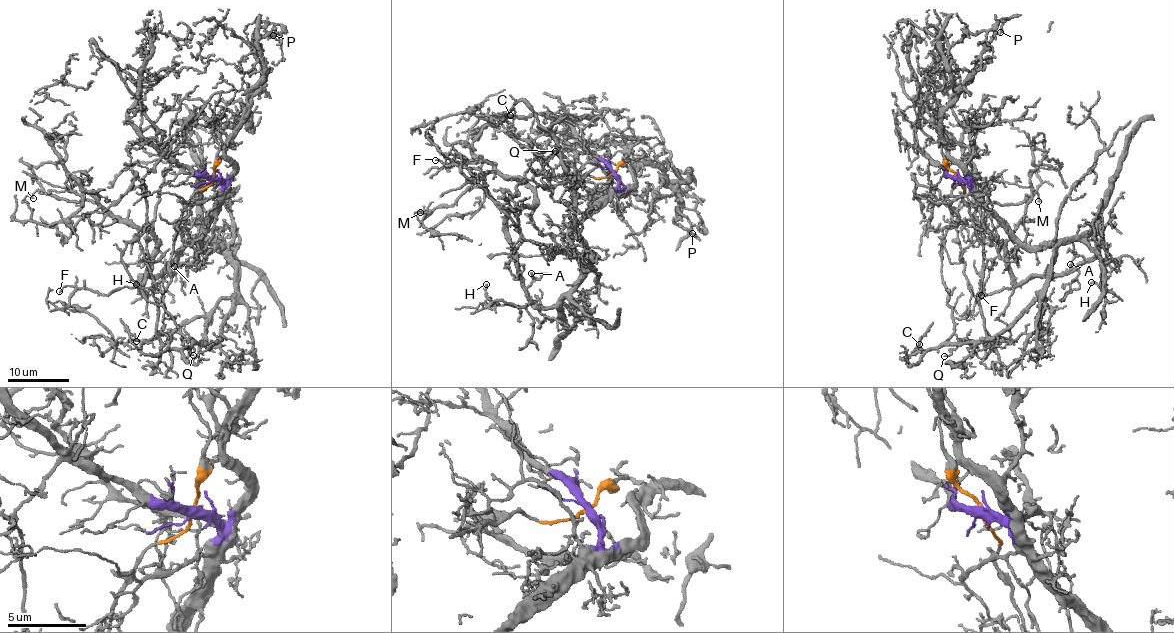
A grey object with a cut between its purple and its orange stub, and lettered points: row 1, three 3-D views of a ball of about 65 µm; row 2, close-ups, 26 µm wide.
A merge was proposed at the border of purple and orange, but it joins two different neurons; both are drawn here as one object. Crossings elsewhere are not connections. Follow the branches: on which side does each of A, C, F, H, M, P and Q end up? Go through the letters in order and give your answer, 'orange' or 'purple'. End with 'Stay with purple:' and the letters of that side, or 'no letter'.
A: purple
C: purple
F: purple
H: purple
M: purple
P: purple
Q: purple
Stay with purple: A, C, F, H, M, P, Q

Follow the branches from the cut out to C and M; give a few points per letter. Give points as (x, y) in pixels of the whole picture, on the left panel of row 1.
C: (214, 177), (218, 204), (201, 239), (231, 258), (234, 285), (219, 338), (149, 355), (137, 340)
M: (214, 177), (218, 204), (201, 239), (221, 246), (192, 238), (141, 282), (154, 237), (96, 204), (34, 198)

